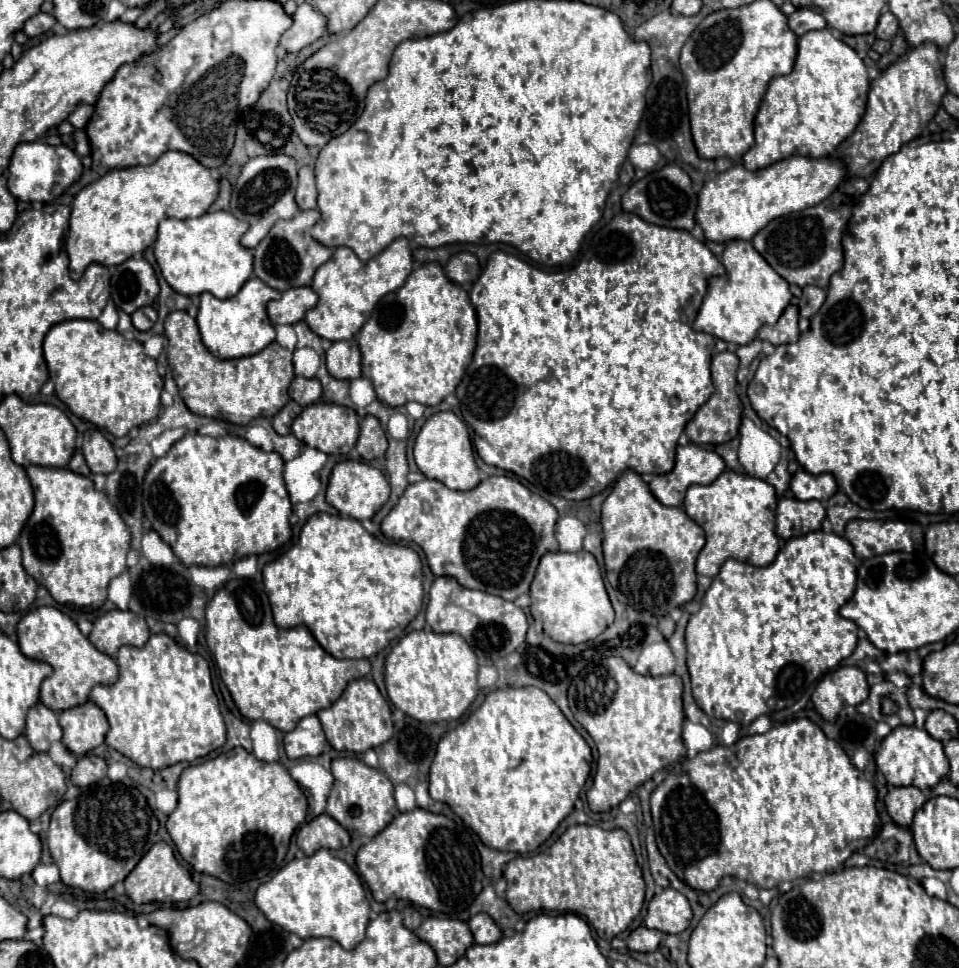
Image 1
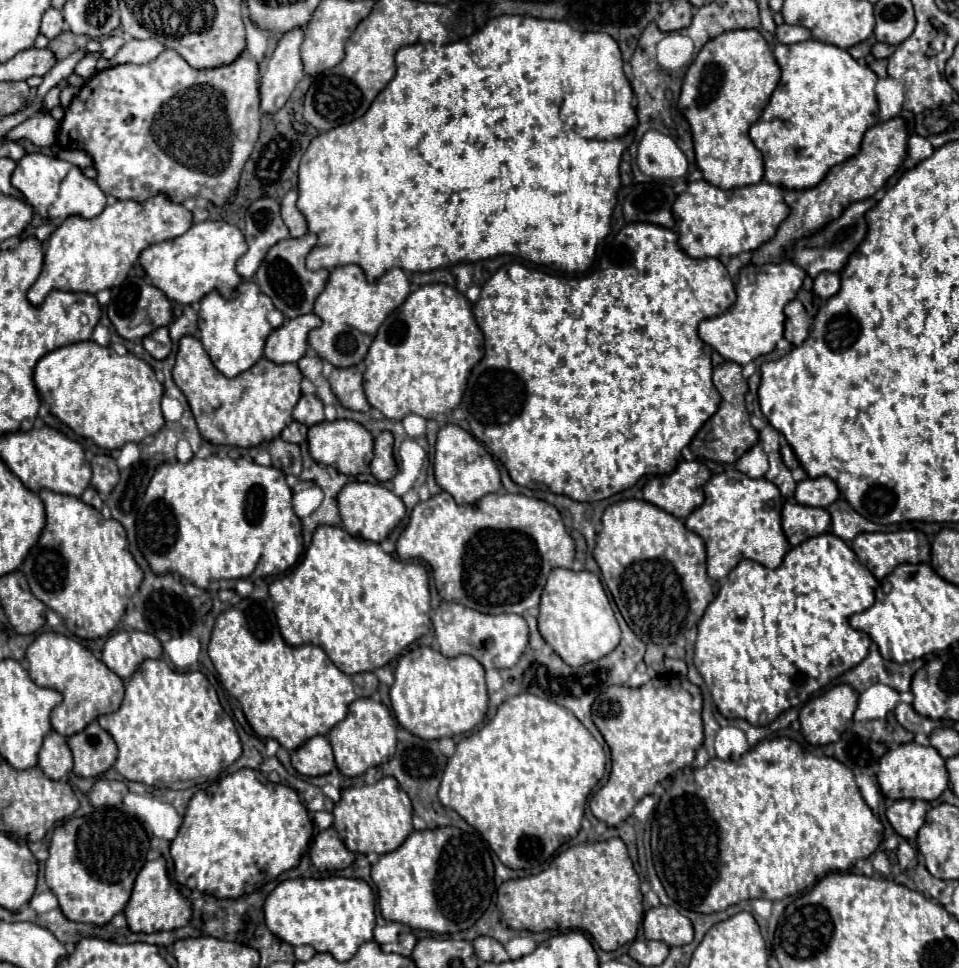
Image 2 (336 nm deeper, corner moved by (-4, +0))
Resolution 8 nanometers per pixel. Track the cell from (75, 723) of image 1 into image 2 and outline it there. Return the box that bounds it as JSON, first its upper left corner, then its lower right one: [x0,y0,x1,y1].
[68,722,118,778]

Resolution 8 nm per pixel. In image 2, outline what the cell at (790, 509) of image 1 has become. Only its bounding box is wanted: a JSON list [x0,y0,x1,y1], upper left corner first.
[782,504,830,546]

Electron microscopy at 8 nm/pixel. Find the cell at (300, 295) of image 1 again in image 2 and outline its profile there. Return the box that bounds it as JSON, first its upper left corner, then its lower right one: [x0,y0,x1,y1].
[264,314,322,364]

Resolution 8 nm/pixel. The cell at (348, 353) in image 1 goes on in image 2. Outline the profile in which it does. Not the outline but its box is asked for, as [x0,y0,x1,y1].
[328,366,370,412]

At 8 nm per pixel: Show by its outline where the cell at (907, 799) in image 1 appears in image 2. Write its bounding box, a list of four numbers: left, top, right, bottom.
[886,800,930,842]

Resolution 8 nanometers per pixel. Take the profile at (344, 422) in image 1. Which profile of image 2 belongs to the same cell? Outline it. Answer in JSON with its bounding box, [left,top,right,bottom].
[308,420,374,476]

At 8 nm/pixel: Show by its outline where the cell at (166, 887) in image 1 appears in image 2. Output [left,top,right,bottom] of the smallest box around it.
[124,858,192,934]

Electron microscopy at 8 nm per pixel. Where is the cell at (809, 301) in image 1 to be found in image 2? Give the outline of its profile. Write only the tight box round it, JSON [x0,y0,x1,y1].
[814,272,840,300]

